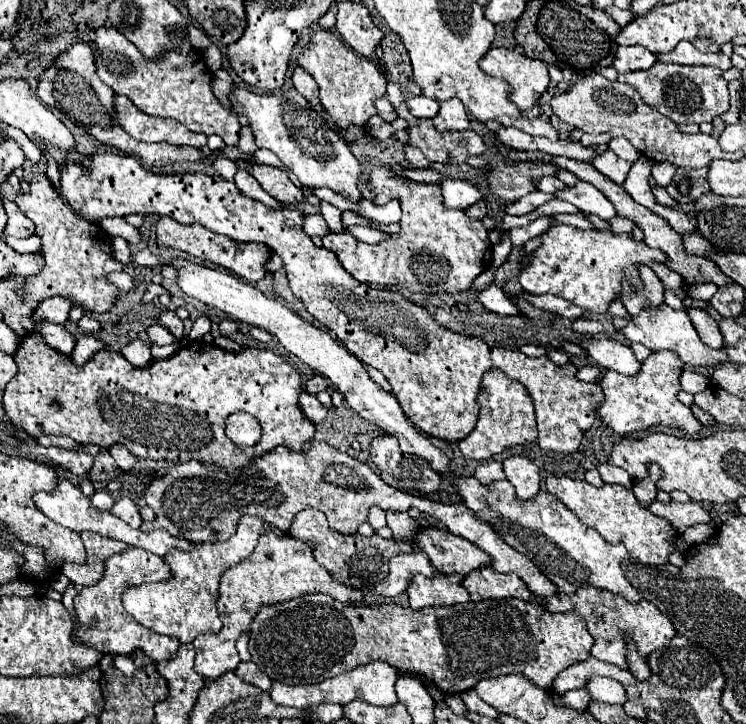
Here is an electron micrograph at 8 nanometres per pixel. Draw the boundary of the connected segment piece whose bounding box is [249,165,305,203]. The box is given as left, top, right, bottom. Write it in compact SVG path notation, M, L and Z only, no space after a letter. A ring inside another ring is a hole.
M253 165L249 173L259 181L259 185L277 201L283 199L285 203L299 203L305 199L303 191L293 185L293 181L287 177L283 169L269 167L269 165Z

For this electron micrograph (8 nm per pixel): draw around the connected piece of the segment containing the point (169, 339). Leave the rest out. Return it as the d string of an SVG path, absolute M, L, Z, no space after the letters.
M151 325L149 329L147 329L147 335L149 335L149 341L151 341L151 345L159 345L159 347L163 347L163 345L171 345L171 343L177 343L175 341L175 337L163 327L163 325Z

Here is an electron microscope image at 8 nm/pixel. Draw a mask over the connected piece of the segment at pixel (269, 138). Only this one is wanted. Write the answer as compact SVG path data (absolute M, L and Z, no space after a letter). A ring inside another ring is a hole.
M233 89L231 103L235 107L235 113L241 113L249 119L255 145L273 151L303 185L327 187L343 195L351 203L359 203L363 199L357 189L357 183L363 175L361 161L351 153L349 145L331 127L327 127L325 123L317 123L317 119L321 117L311 111L309 103L301 99L295 89L275 91L271 95L255 95L247 89Z

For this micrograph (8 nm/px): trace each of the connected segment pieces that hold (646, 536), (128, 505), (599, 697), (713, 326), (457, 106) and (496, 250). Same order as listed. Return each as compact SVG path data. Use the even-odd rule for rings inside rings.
M547 475L545 487L547 493L555 495L583 525L593 527L605 541L613 545L623 543L627 551L643 565L669 563L677 531L667 519L657 517L649 513L645 507L637 505L637 499L631 489L625 489L621 485L593 487L587 481L577 481L571 477L557 477L557 475Z
M119 497L117 499L117 503L115 503L115 507L111 509L111 513L115 513L115 515L119 515L123 521L127 521L131 527L135 527L135 529L139 529L141 527L141 515L139 515L139 509L137 509L137 505L133 503L133 499L131 497Z
M595 679L595 693L589 693L593 701L607 703L607 705L623 705L625 703L625 689L621 683L613 679Z
M691 307L687 313L689 313L689 317L691 317L691 321L693 321L693 325L695 325L695 329L697 329L699 337L701 337L701 341L705 345L713 347L713 349L721 349L723 347L723 335L719 331L717 321L705 309Z
M449 99L441 103L441 109L433 117L433 123L439 131L449 131L449 129L459 131L469 127L469 117L463 103L459 103L459 99Z
M503 235L501 243L497 243L497 245L493 247L493 263L491 263L491 267L497 269L499 265L503 265L505 259L507 259L507 255L509 255L509 251L511 251L511 241L509 241L507 235Z

